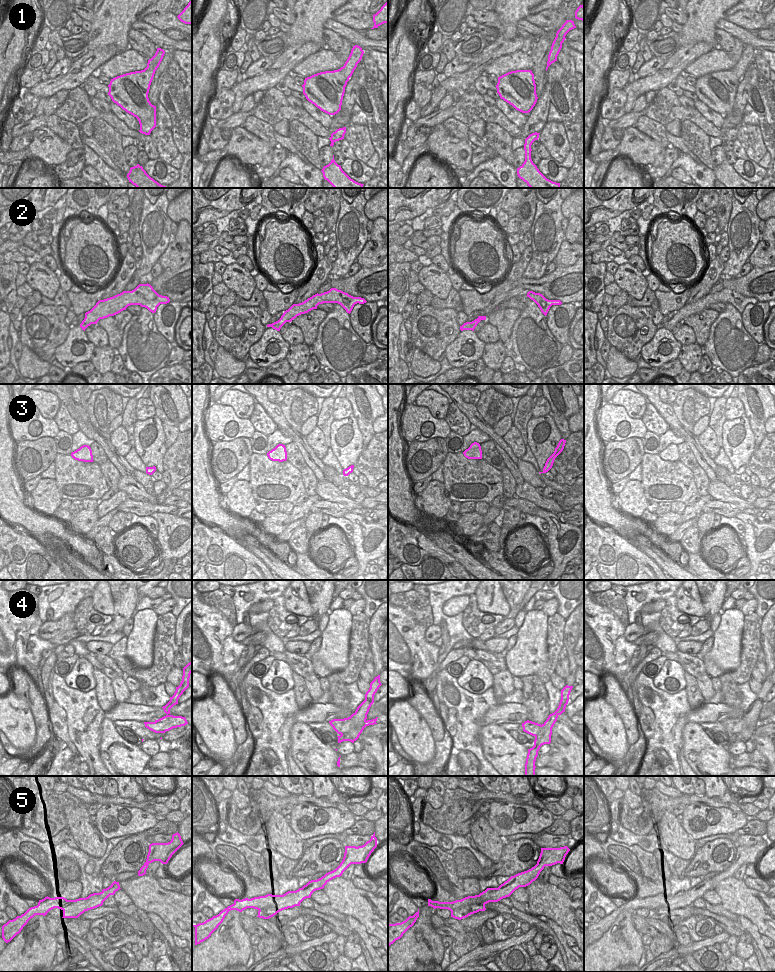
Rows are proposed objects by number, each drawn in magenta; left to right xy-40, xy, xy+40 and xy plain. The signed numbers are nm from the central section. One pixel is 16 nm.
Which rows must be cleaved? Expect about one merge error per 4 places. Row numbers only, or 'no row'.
4, 5

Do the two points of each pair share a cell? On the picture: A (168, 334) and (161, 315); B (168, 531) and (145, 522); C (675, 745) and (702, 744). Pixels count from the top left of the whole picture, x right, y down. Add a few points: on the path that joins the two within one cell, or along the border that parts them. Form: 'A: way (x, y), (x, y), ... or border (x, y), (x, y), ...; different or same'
A: way (167, 329), (162, 320); same
B: border (150, 515), (157, 523), (157, 535); different
C: border (687, 722), (682, 731), (682, 754), (689, 765); different

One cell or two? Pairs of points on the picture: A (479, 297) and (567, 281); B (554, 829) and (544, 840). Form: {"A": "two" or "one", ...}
{"A": "one", "B": "two"}

